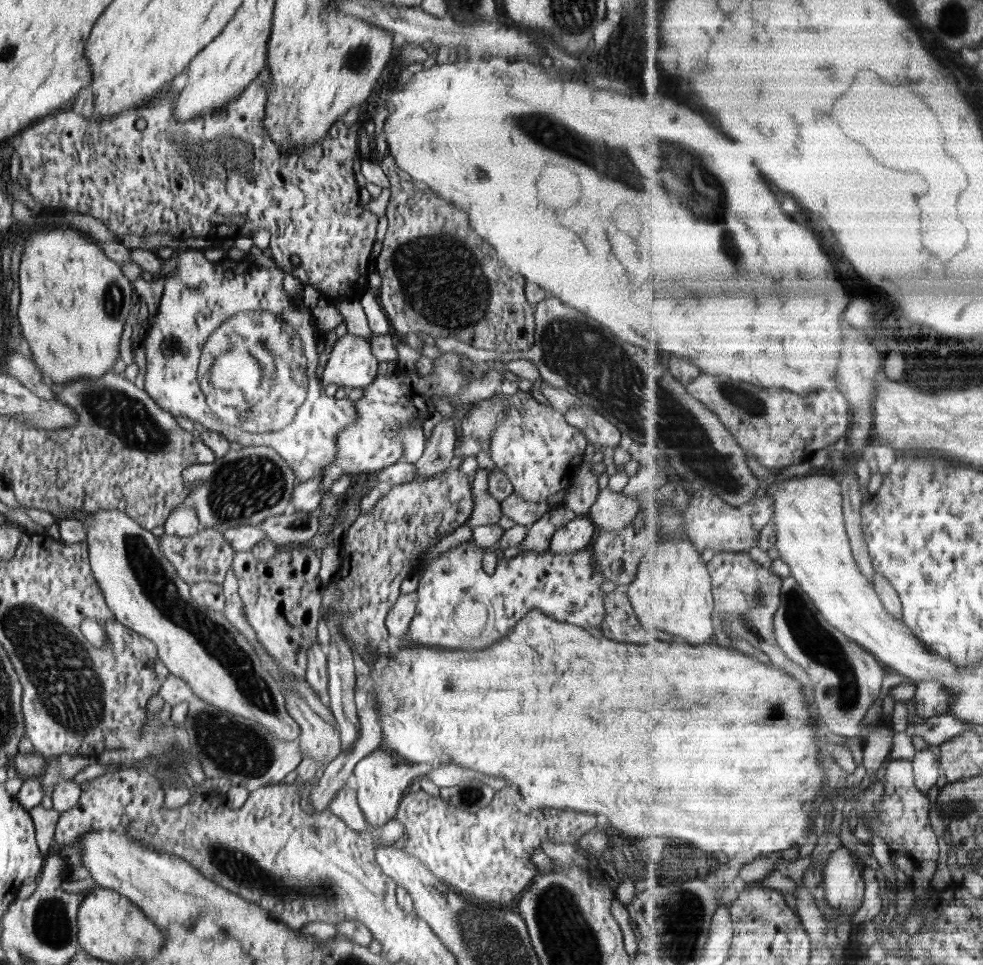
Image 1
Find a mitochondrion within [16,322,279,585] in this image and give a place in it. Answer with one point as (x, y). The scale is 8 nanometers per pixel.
(125, 417)

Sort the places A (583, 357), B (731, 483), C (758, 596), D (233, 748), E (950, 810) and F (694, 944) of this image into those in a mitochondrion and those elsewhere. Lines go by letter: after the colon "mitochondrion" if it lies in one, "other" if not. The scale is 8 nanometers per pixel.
A: mitochondrion
B: mitochondrion
C: mitochondrion
D: mitochondrion
E: mitochondrion
F: mitochondrion

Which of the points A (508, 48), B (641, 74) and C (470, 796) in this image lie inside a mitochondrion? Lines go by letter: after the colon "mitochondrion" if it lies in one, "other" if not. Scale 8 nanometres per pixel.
A: other
B: other
C: mitochondrion

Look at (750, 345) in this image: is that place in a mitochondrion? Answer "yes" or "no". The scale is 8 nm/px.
no

